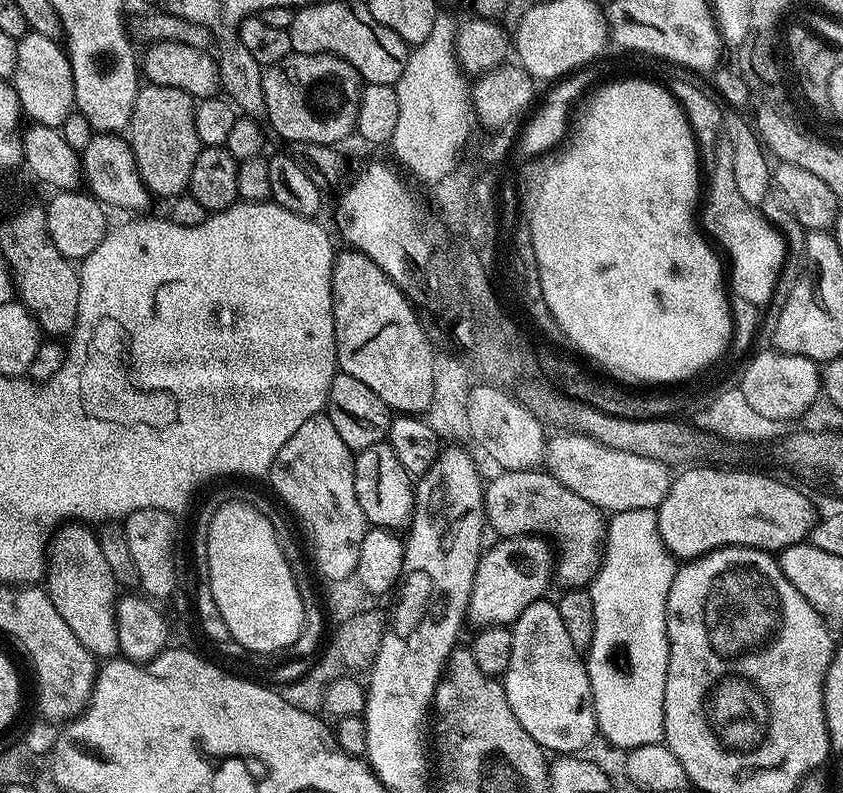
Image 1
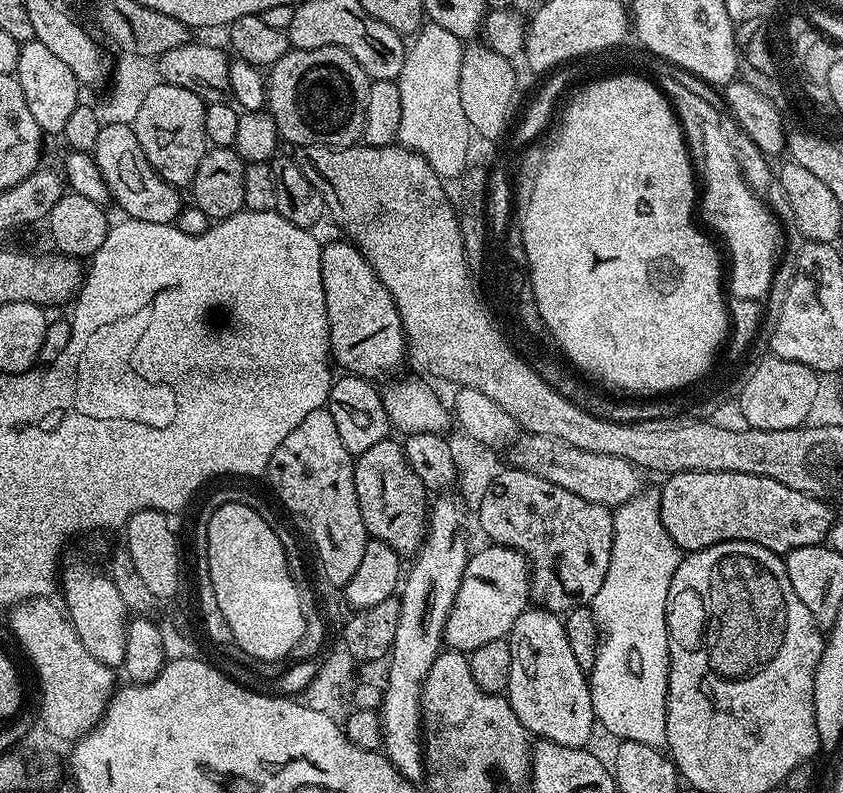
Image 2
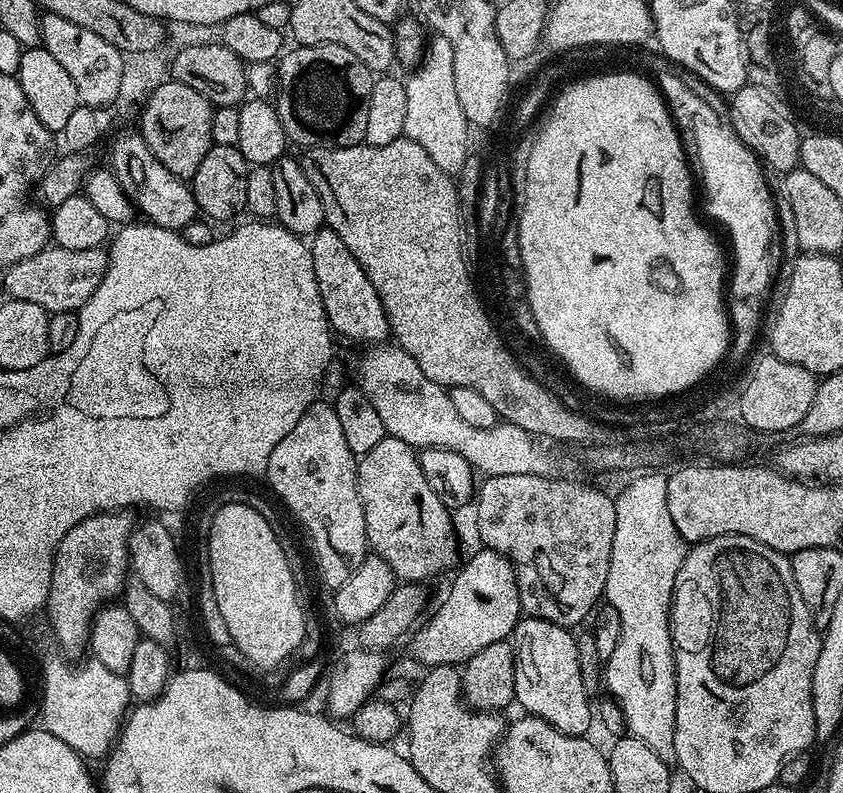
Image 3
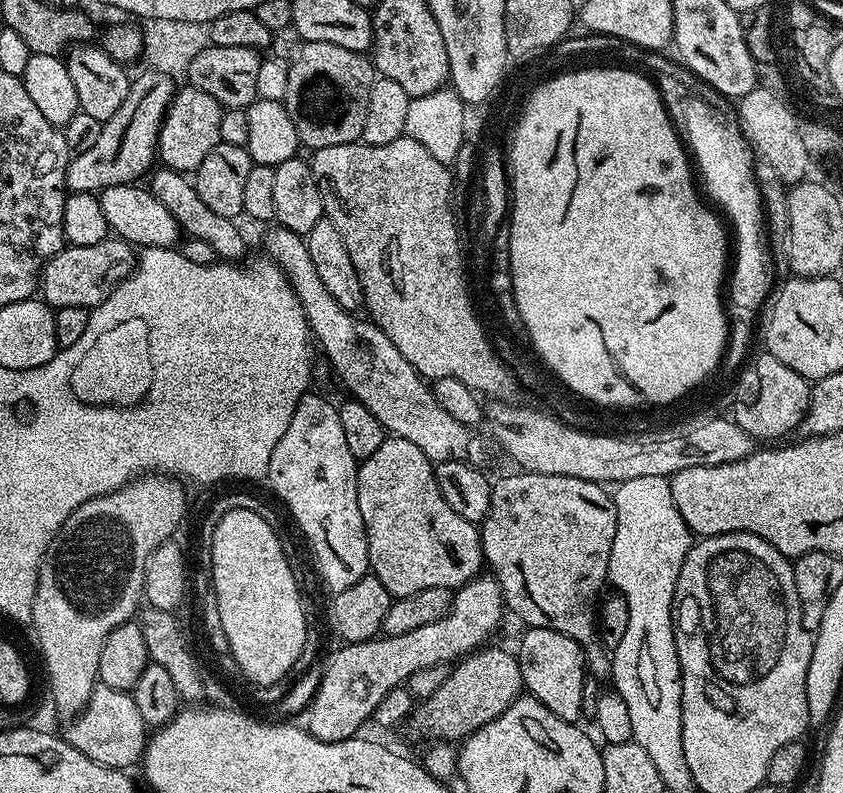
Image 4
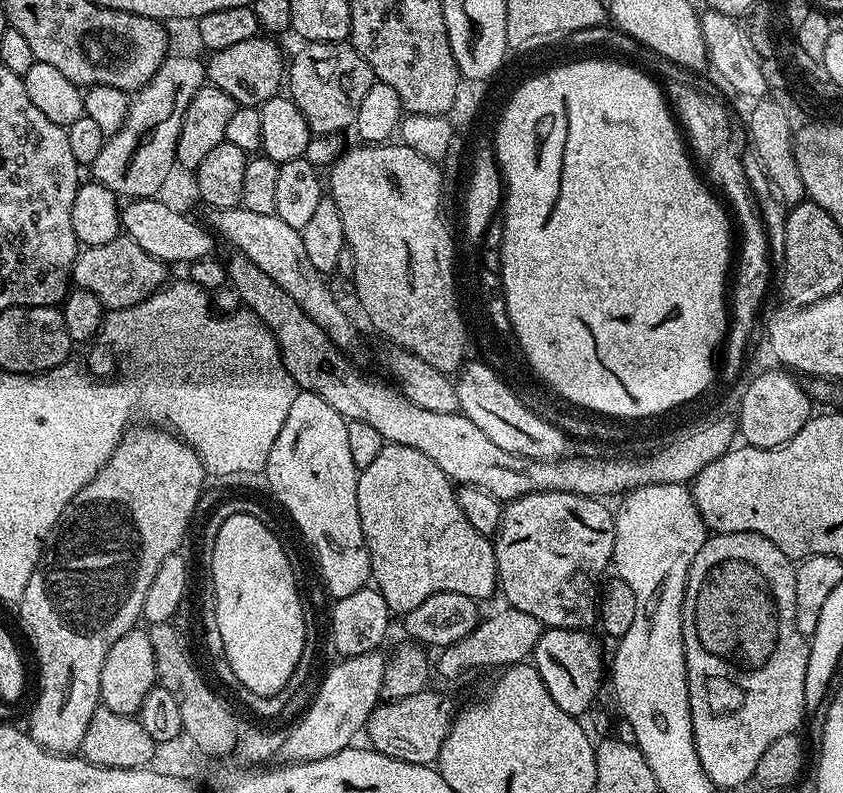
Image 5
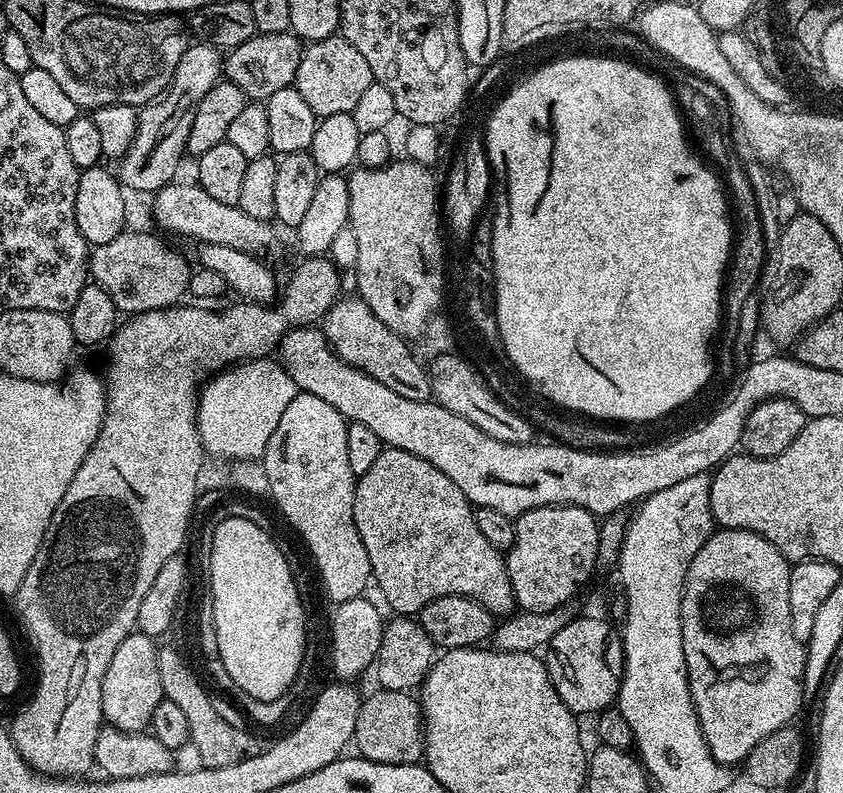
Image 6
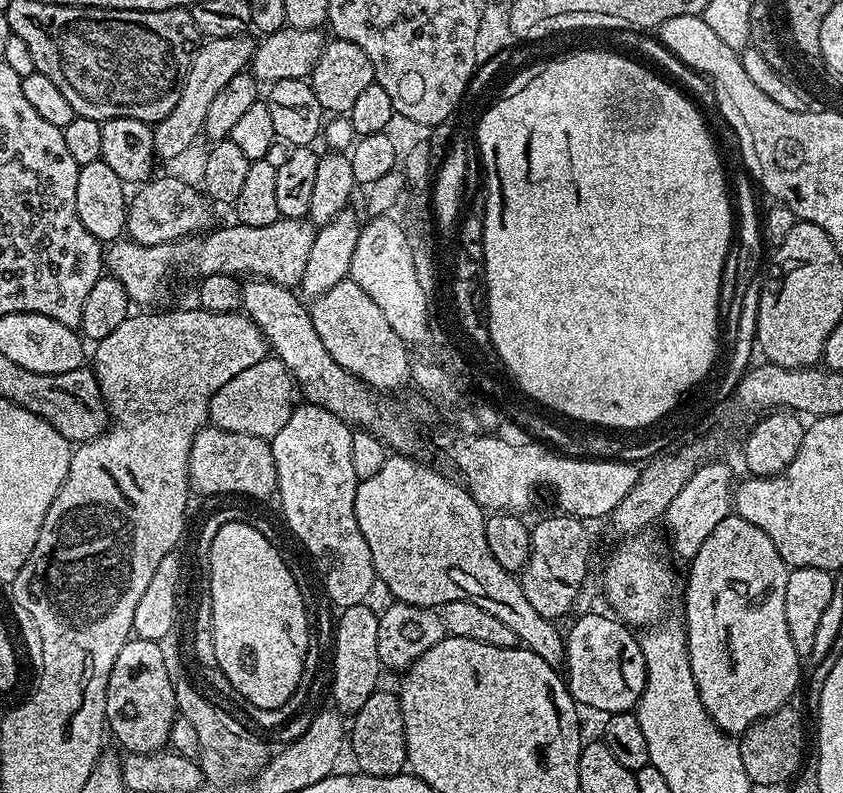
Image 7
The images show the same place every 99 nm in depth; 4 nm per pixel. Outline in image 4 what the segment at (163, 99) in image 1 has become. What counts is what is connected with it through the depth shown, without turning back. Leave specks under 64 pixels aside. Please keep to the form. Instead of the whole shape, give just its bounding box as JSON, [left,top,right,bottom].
[156,86,225,173]

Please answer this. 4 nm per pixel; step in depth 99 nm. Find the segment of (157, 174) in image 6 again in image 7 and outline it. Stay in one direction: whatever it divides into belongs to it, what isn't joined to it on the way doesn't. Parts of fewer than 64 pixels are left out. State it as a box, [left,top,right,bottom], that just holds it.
[154,34,254,161]

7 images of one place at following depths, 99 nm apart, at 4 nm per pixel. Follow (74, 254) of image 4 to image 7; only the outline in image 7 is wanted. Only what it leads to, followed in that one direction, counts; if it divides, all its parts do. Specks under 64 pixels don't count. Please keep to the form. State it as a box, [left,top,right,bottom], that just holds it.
[107,218,316,306]

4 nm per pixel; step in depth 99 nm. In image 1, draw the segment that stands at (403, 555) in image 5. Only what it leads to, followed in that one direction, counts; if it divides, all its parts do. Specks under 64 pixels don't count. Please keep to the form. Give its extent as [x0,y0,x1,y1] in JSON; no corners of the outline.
[354,442,416,529]

